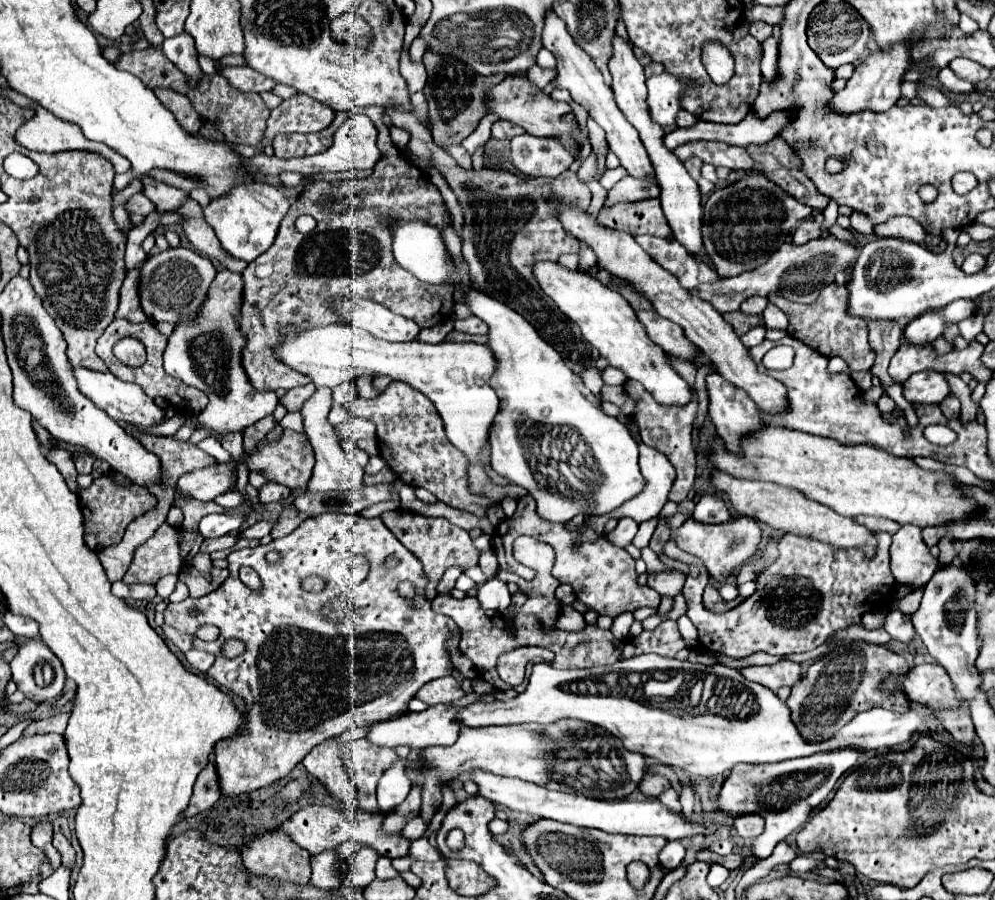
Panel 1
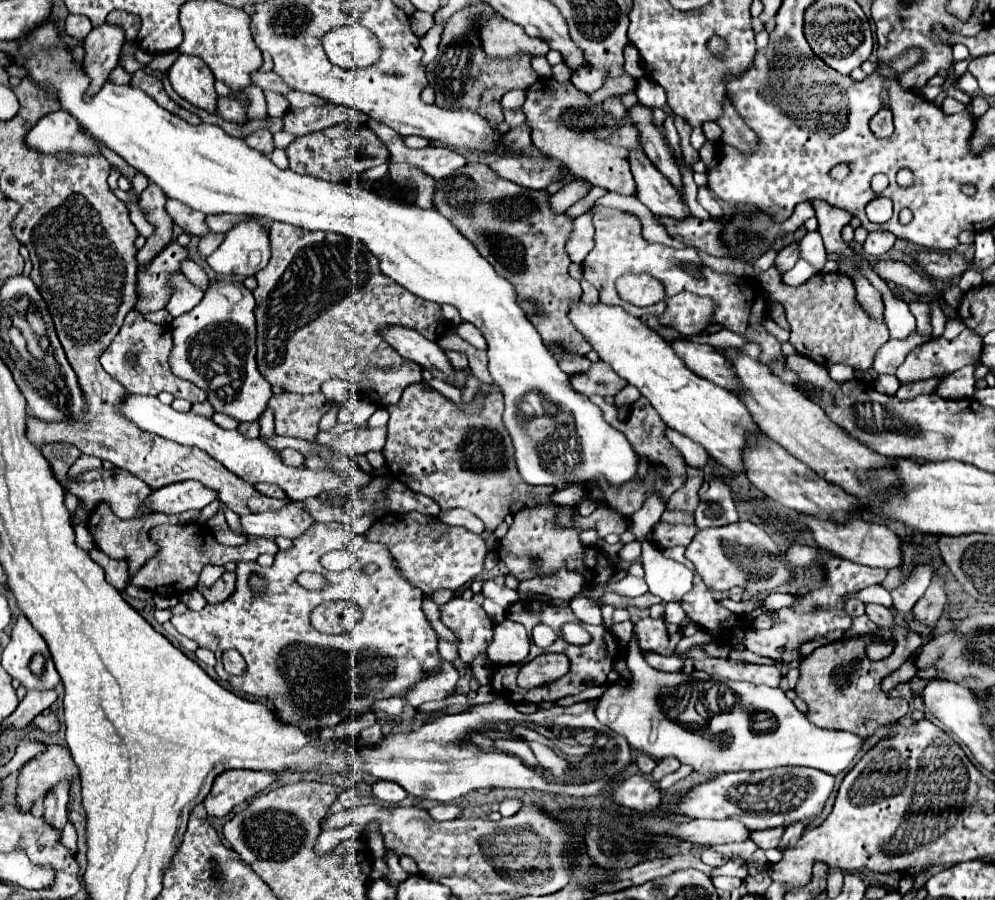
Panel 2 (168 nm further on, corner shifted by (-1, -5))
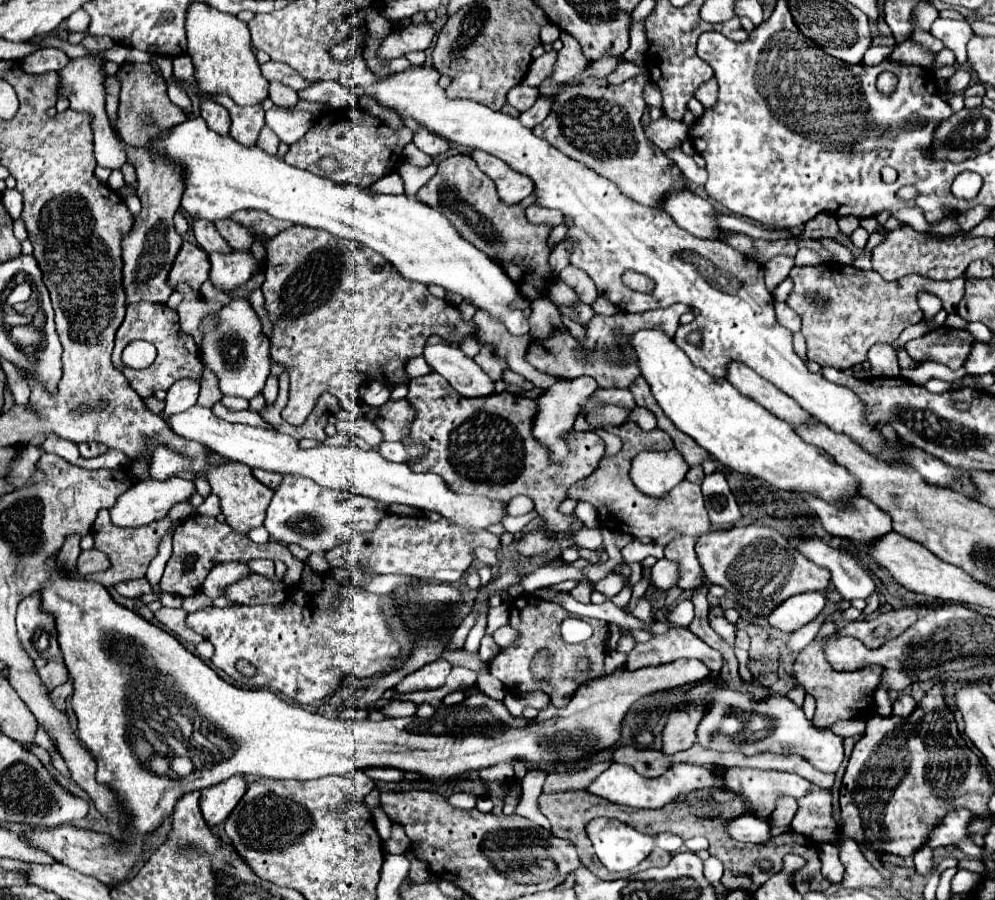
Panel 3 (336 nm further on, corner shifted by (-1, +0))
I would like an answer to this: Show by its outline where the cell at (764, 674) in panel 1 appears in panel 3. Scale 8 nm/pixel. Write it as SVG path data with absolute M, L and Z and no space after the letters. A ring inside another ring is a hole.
M672 627L666 635L654 635L646 643L636 643L624 665L628 671L634 671L640 667L670 663L680 657L700 659L710 669L710 673L720 673L724 665L724 659L716 649L708 647L684 627Z

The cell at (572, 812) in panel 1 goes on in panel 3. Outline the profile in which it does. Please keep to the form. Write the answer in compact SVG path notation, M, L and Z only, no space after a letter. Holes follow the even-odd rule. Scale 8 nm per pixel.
M740 815L730 819L726 823L726 833L736 841L750 841L750 843L766 843L772 837L770 825L750 815Z

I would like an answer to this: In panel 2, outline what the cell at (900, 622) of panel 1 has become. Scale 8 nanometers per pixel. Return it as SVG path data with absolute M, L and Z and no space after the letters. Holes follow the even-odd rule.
M865 604L865 613L870 616L872 622L876 622L878 626L892 626L894 618L892 612L880 604Z

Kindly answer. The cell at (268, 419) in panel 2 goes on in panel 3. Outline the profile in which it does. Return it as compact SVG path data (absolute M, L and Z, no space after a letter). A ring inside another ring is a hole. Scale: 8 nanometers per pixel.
M270 375L268 381L266 381L266 387L264 387L264 391L262 391L262 395L264 395L264 399L266 399L268 405L276 401L276 393L278 393L278 379Z

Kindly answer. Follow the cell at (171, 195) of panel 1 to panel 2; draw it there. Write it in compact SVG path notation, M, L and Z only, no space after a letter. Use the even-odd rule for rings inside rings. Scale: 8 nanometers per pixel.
M168 198L166 210L172 216L174 224L178 224L186 234L202 238L210 232L206 226L206 214L202 214L202 212L190 210L188 206L182 206L182 202L174 202L172 198Z

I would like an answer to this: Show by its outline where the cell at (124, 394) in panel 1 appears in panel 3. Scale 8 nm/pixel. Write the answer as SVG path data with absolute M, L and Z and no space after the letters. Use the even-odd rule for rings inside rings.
M194 405L182 413L174 415L164 415L160 413L166 421L166 425L178 433L180 437L198 441L212 451L216 451L222 457L240 461L248 465L250 469L264 469L280 475L298 475L298 477L308 477L320 487L326 489L346 489L356 495L366 495L372 499L380 499L386 503L402 503L410 505L416 509L426 509L426 511L438 511L442 517L456 521L458 525L466 529L486 529L492 523L498 523L502 515L506 515L506 507L500 501L492 501L486 497L476 497L476 495L456 495L452 493L442 477L434 473L414 473L410 471L408 465L404 463L392 463L386 461L376 449L360 449L360 447L326 447L318 445L314 449L300 449L298 441L290 435L282 435L278 431L266 431L260 427L250 427L250 425L240 425L240 423L228 423L212 413L212 409Z

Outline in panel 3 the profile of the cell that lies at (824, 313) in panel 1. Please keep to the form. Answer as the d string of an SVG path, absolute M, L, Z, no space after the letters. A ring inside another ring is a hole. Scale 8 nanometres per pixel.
M824 263L816 267L794 267L790 271L794 289L788 295L788 307L802 317L802 335L806 339L806 355L822 367L850 369L866 361L866 353L874 343L894 343L898 335L922 319L918 293L922 289L938 295L948 313L956 311L964 295L966 277L954 281L934 281L922 275L906 275L898 281L886 281L874 271L862 271L842 263Z

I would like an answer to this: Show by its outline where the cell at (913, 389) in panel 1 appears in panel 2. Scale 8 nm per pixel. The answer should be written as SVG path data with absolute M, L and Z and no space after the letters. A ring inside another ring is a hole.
M964 366L962 370L944 376L936 392L942 398L972 398L974 384L976 384L974 370L976 366Z

